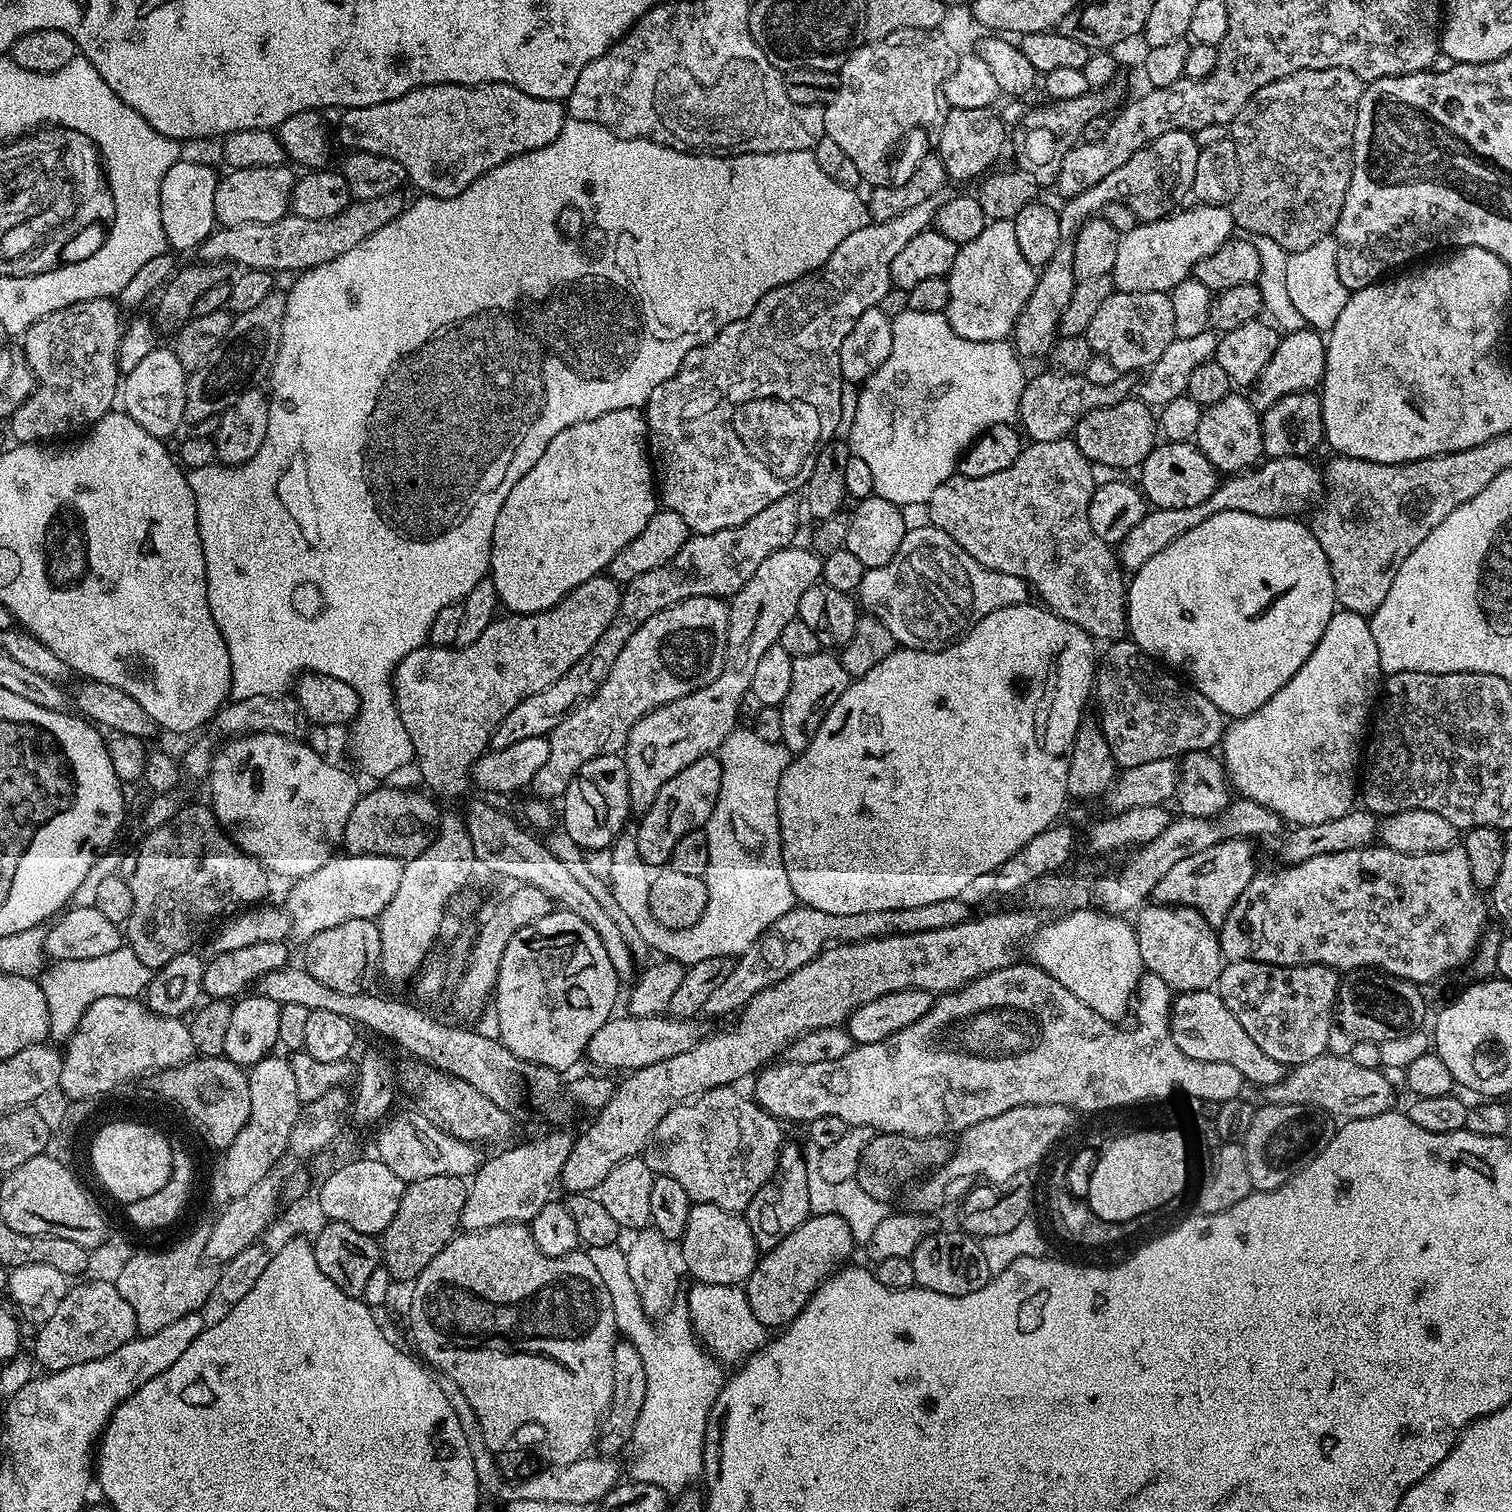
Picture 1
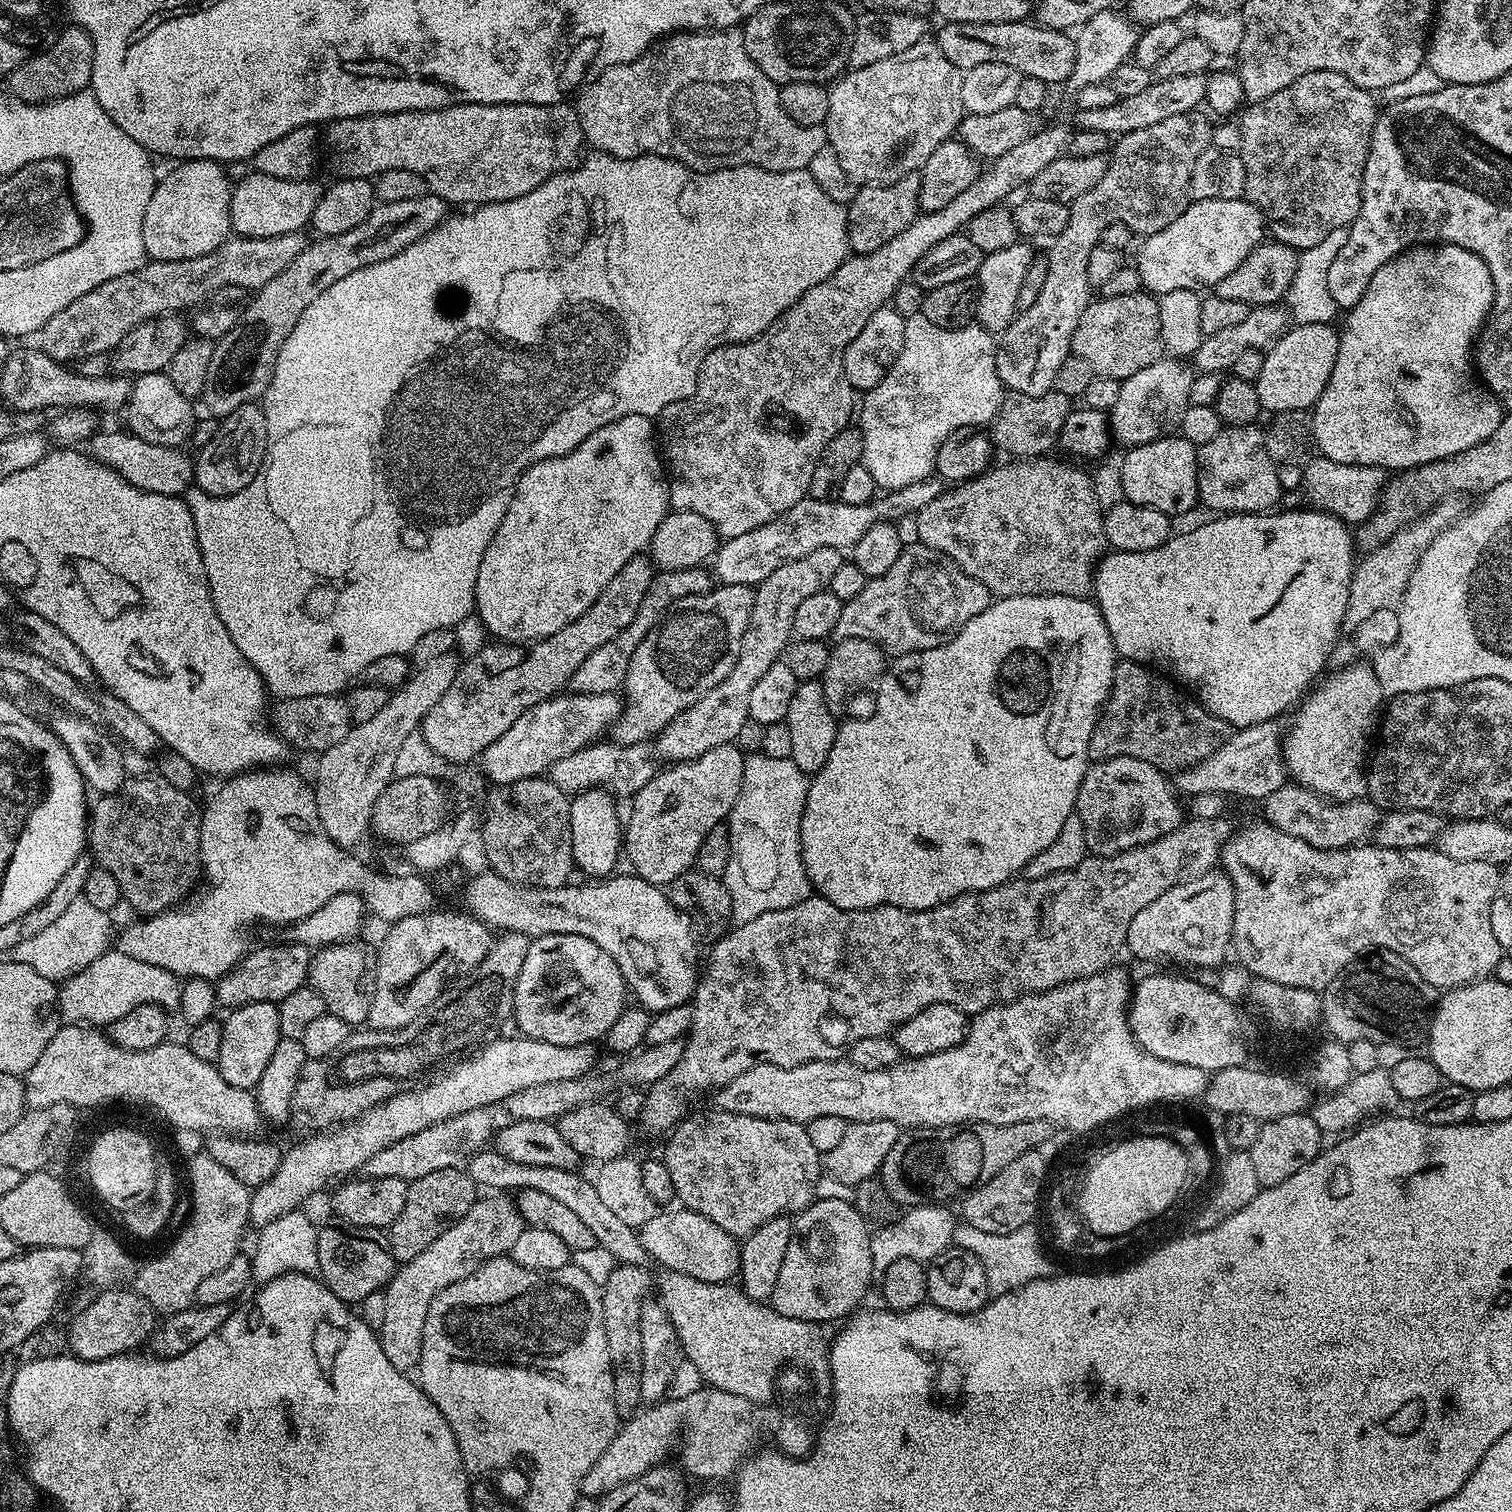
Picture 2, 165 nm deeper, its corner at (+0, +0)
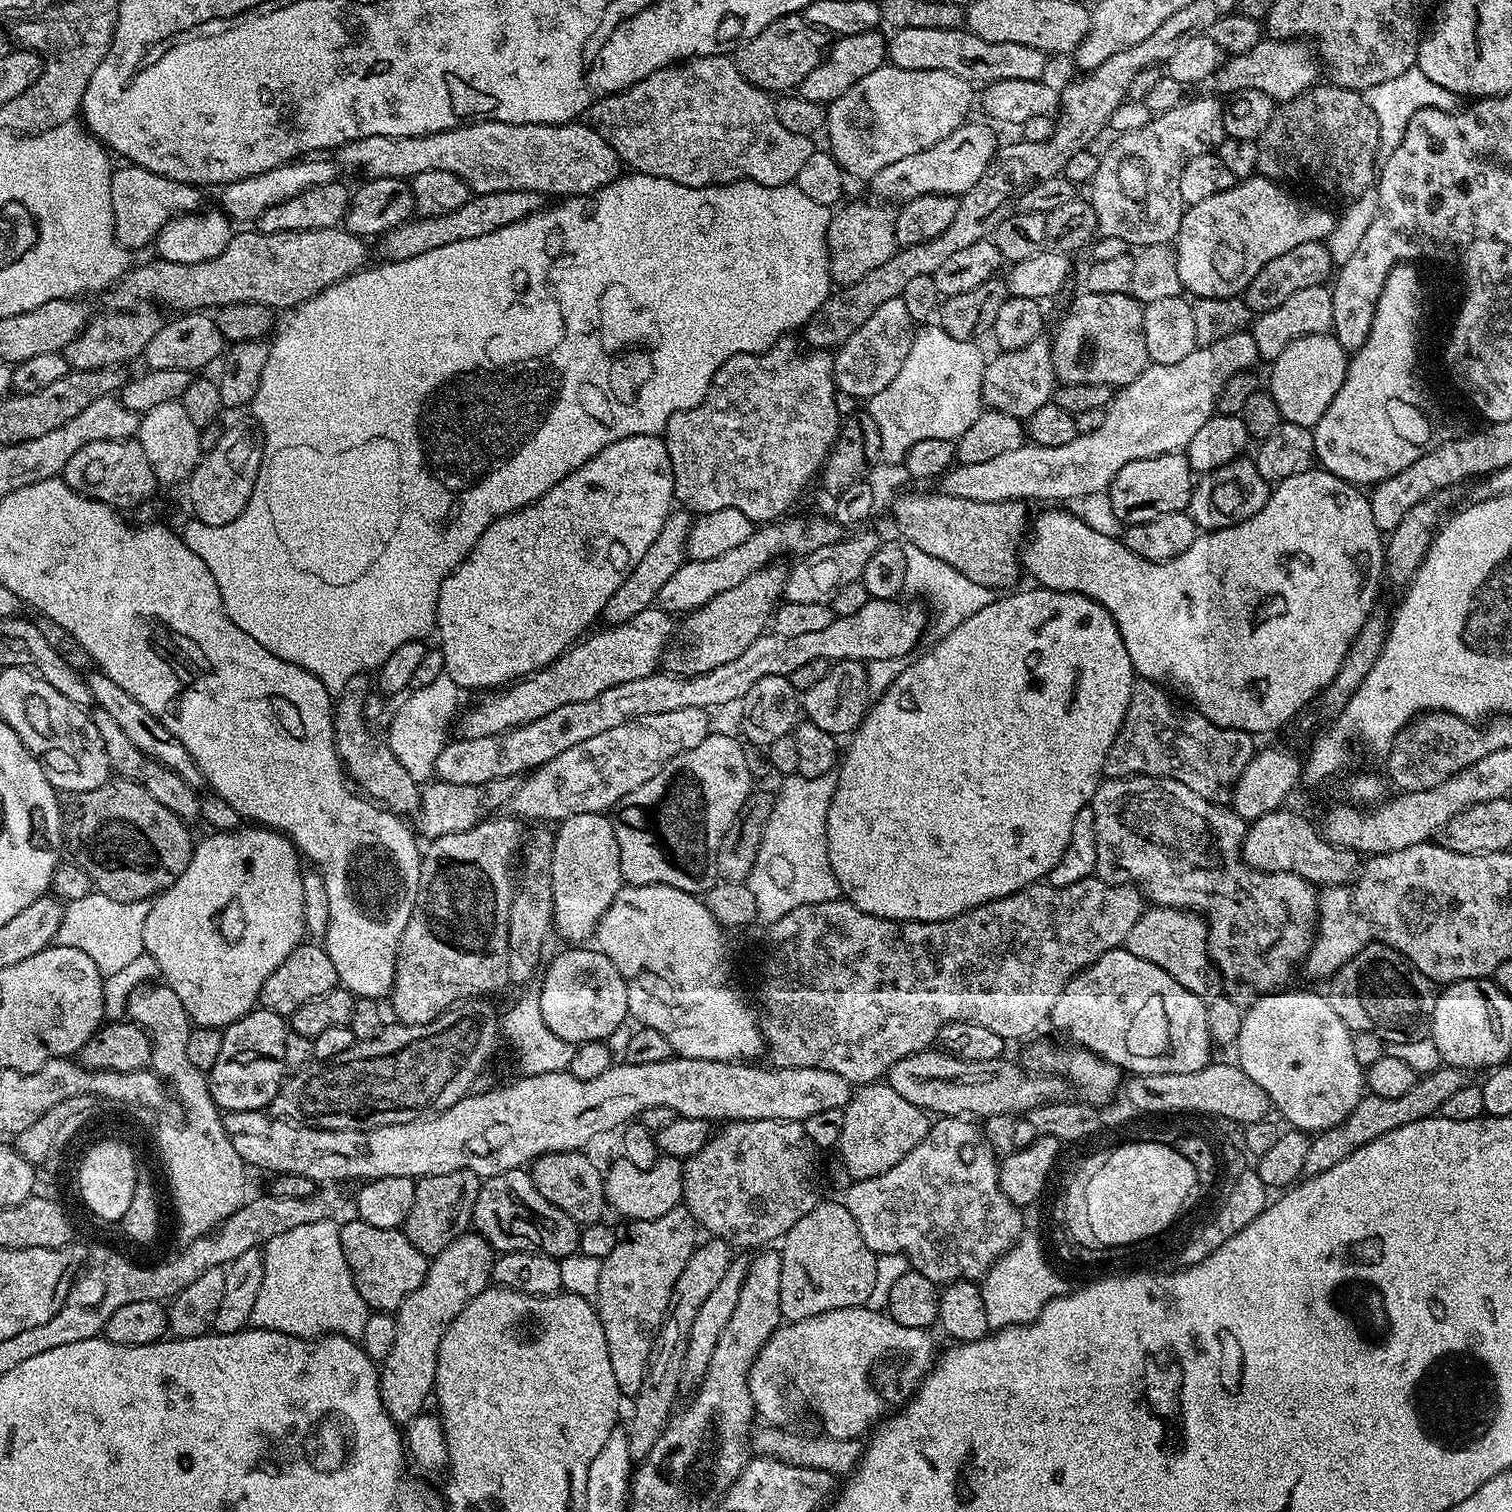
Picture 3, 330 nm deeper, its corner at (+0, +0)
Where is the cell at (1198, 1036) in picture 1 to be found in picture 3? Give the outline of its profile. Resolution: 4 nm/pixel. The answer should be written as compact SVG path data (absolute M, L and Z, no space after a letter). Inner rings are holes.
M1124 946L1102 954L1102 958L1068 983L1066 990L1058 994L1058 1002L1054 1002L1050 1024L1065 1032L1073 1045L1102 1057L1128 1074L1194 1074L1194 1070L1202 1070L1213 1059L1214 1043L1207 1026L1206 1001L1198 998L1198 994L1190 994L1186 986L1178 986L1166 970L1130 954Z

